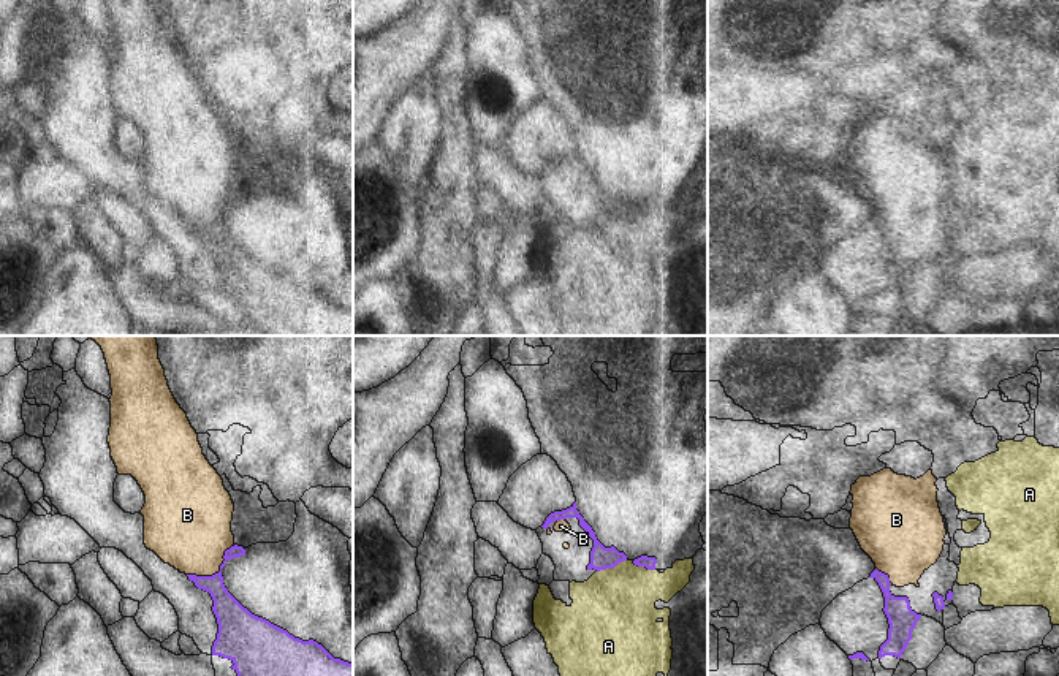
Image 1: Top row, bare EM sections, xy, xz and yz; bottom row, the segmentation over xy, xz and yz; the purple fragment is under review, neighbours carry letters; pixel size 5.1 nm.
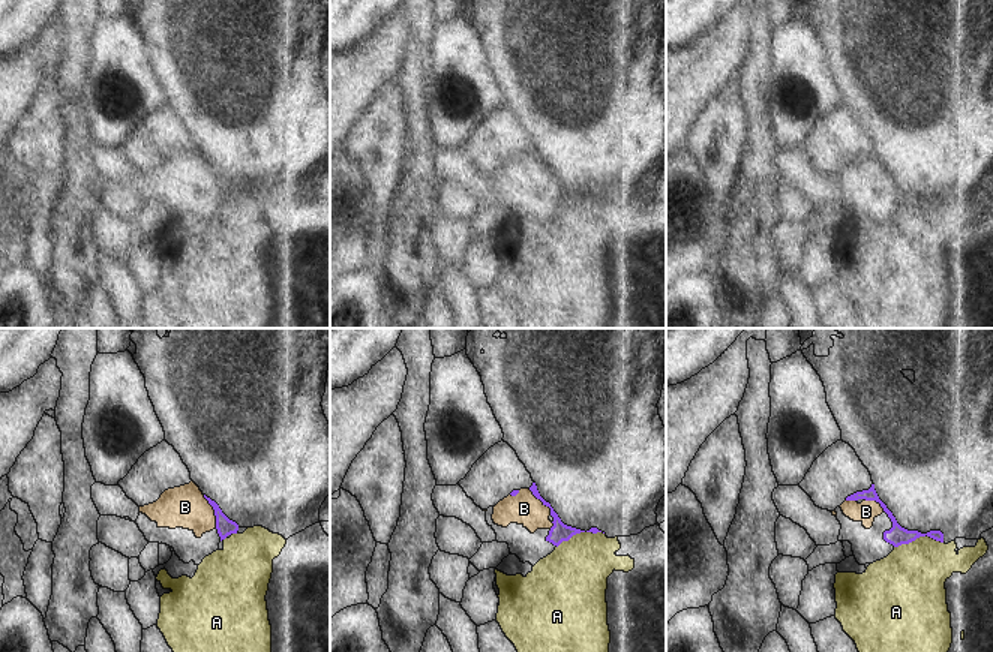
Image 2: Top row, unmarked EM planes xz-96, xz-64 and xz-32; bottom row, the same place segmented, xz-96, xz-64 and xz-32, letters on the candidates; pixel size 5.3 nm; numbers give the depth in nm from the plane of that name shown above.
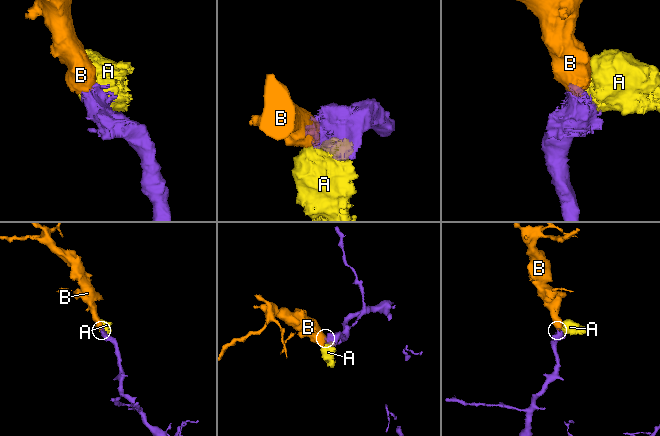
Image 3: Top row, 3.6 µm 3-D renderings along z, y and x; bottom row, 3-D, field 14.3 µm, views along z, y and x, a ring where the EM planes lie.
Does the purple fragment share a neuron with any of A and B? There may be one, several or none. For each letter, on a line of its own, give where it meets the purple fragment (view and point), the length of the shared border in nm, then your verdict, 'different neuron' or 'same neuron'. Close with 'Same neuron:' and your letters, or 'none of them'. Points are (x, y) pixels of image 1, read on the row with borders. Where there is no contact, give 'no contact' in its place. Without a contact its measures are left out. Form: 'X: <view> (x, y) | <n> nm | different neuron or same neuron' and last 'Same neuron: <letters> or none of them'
A: xz (611, 567) | 170 nm | different neuron
B: xy (219, 572) | 300 nm | same neuron
Same neuron: B

